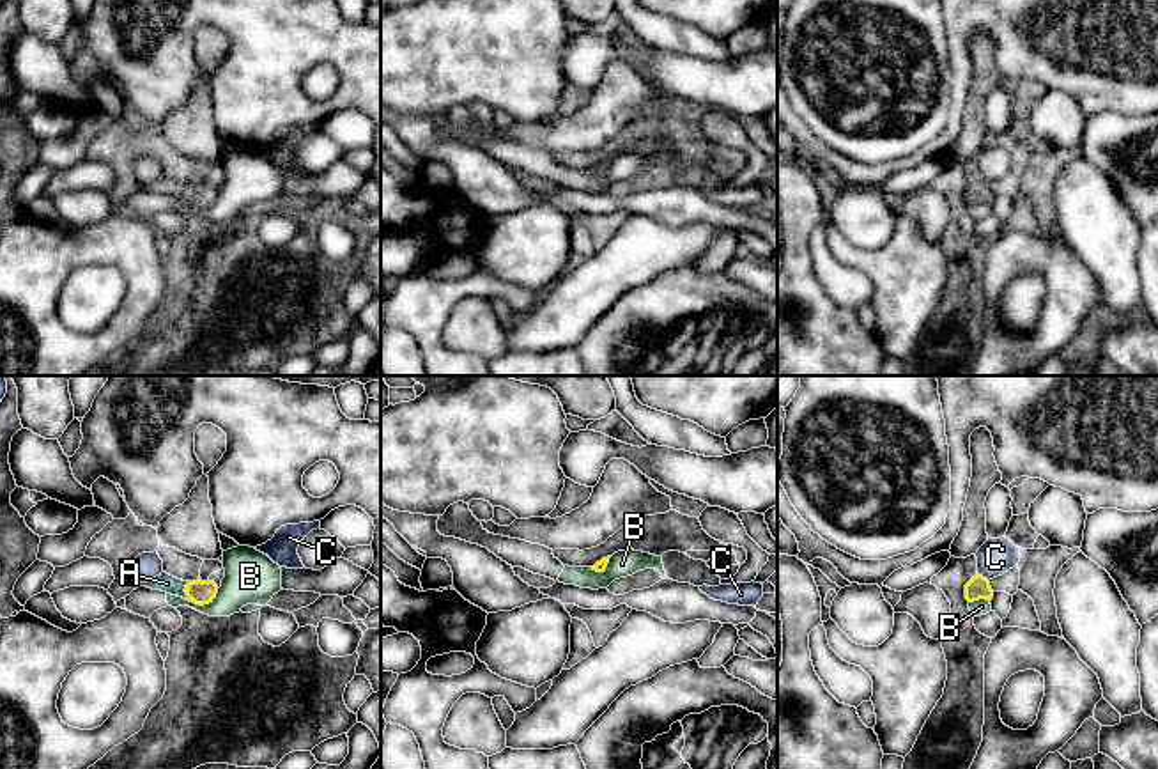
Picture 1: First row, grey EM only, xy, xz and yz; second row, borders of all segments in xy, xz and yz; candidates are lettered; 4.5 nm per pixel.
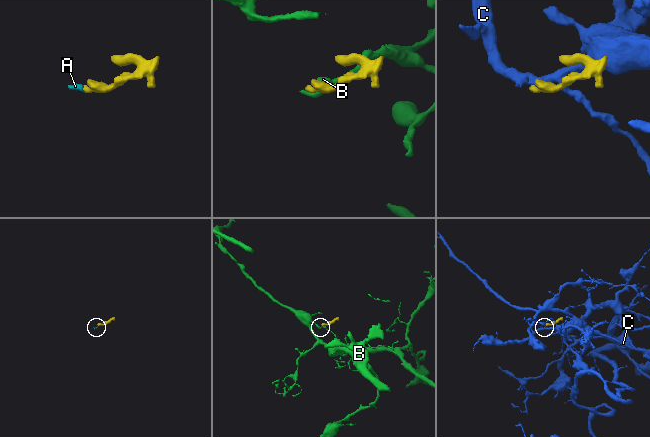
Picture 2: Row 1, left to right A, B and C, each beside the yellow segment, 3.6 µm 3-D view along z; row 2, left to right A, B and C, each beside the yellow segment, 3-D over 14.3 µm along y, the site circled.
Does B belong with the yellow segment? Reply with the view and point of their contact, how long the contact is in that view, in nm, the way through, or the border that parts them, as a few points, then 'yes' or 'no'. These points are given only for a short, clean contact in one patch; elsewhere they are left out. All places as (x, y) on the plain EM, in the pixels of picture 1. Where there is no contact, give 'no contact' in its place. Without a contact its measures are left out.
xy (206, 206) | 140 nm | along xy (218, 192), (208, 206), (192, 206) | no

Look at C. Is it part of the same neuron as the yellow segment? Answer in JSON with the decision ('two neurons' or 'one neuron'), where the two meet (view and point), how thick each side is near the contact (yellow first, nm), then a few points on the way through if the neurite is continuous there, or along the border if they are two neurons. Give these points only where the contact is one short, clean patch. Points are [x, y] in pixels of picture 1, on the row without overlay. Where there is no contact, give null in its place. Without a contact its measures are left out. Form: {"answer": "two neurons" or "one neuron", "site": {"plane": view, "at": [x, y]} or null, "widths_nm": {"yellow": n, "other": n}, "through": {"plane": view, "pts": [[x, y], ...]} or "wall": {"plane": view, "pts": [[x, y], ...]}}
{"answer": "two neurons", "site": {"plane": "yz", "at": [981, 179]}, "widths_nm": {"yellow": 100, "other": 160}, "wall": {"plane": "yz", "pts": [[978, 176], [988, 185]]}}

